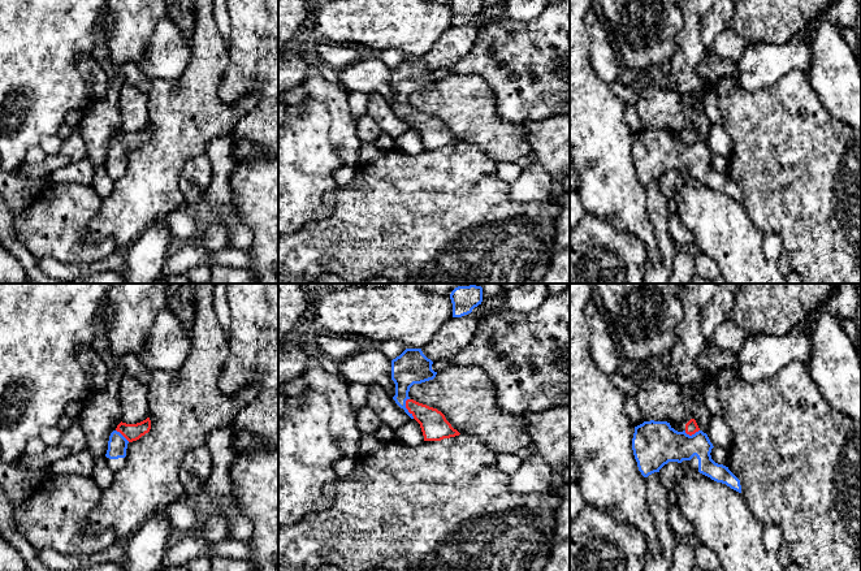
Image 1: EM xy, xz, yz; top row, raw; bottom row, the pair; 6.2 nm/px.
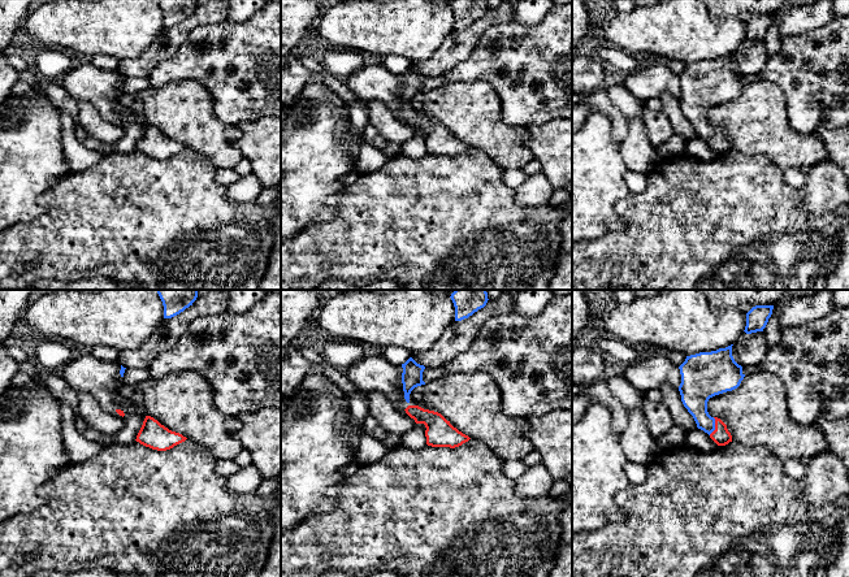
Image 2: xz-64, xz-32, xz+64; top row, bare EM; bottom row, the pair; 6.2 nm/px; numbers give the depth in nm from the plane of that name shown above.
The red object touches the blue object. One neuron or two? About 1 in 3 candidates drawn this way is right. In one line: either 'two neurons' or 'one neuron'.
one neuron

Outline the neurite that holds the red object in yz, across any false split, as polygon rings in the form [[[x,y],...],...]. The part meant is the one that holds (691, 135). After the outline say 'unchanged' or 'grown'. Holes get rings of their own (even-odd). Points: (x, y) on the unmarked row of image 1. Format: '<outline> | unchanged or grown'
[[[695,127],[685,133],[683,140],[675,139],[667,130],[644,130],[635,135],[632,147],[633,164],[644,186],[659,181],[669,170],[689,169],[695,179],[741,202],[741,190],[728,176],[711,168],[713,156]]] | grown

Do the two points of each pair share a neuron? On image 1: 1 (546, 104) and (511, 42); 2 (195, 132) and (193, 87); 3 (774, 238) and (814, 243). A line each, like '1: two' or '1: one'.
1: one
2: one
3: two

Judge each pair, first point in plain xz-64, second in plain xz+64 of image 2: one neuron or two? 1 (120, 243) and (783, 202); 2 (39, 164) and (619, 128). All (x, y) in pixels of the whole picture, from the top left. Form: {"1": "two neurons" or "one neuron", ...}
{"1": "one neuron", "2": "two neurons"}

